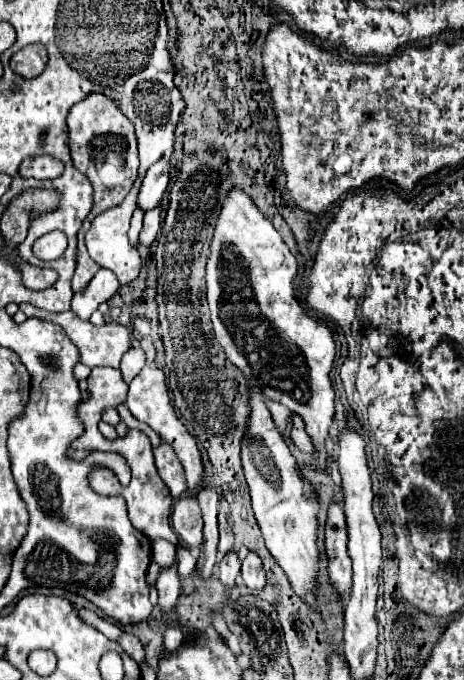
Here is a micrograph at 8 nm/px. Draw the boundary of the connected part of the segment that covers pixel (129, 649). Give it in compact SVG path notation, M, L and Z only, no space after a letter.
M123 632L121 636L119 636L117 642L138 664L145 659L145 650L143 645L135 634L131 634L131 632Z

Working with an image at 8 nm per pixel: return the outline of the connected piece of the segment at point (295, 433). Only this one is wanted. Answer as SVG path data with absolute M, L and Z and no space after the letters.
M293 416L291 440L293 440L293 444L295 444L295 446L297 446L301 452L311 452L311 450L313 450L311 438L309 438L309 436L307 436L307 432L305 432L305 424L303 424L301 416Z

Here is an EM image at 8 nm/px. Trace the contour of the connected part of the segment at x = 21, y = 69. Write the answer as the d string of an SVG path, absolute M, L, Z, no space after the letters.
M29 44L11 58L11 68L25 79L32 79L43 72L47 64L47 50L41 44Z

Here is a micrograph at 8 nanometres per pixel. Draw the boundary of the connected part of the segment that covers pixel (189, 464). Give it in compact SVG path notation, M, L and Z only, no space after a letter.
M145 366L141 370L141 374L137 374L131 384L129 384L129 392L127 392L127 400L125 400L125 406L131 410L131 414L145 422L149 428L153 428L163 442L167 442L177 458L181 460L183 468L185 468L185 480L187 480L187 494L195 494L199 490L199 486L203 484L203 478L205 478L205 466L201 462L201 452L199 452L199 446L197 446L197 440L195 436L191 436L185 428L185 424L179 420L175 408L173 408L173 402L169 398L169 390L167 390L167 384L165 384L165 372L161 368L151 368L151 366Z

